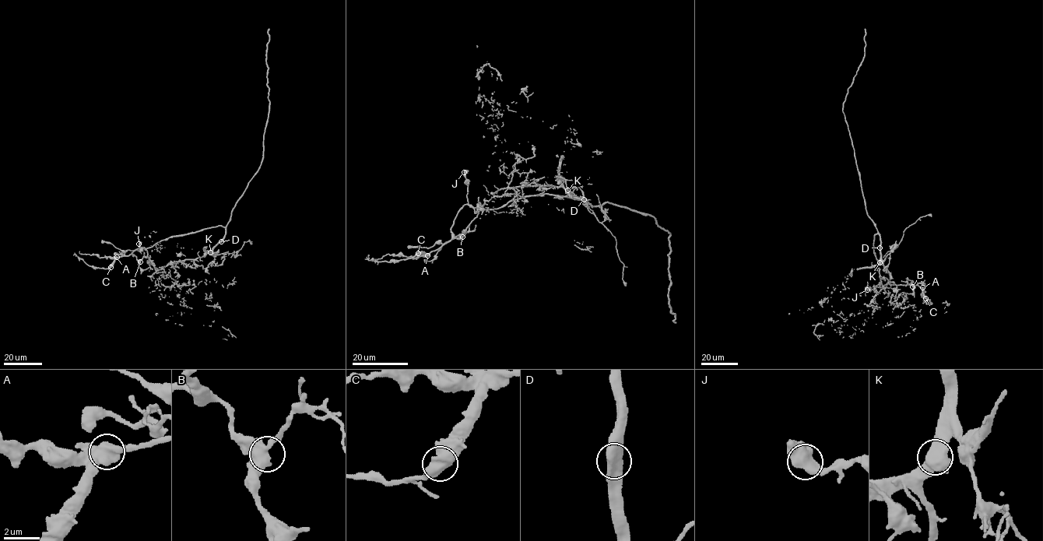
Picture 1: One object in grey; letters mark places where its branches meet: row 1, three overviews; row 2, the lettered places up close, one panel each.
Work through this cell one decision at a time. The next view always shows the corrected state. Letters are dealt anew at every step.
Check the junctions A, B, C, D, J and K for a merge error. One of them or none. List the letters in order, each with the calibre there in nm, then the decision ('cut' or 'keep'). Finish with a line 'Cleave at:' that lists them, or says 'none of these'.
A: 650 nm | keep
B: 600 nm | keep
C: 700 nm | keep
D: 650 nm | keep
J: 600 nm | keep
K: 600 nm | keep
Cleave at: none of these

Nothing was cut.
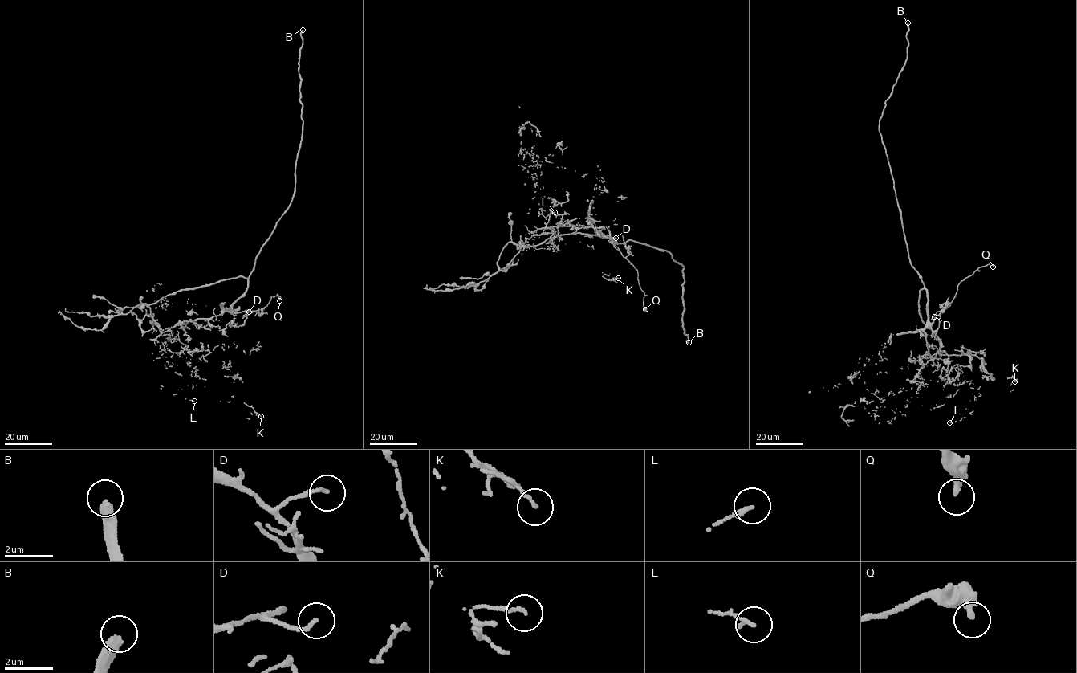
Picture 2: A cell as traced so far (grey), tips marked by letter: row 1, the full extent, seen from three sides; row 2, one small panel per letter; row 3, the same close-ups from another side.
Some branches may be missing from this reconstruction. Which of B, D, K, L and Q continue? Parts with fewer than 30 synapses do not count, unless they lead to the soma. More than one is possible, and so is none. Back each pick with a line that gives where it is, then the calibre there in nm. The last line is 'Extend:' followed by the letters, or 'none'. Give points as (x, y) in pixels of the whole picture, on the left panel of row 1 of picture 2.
B: (302, 30) | 400 nm
Extend: B

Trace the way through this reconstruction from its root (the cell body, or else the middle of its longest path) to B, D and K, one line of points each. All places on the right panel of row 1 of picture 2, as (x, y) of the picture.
B: (918, 307), (919, 292), (924, 284), (910, 261), (892, 171), (879, 129), (885, 100), (906, 59), (908, 22)
D: (918, 307), (919, 292), (923, 288), (927, 294), (929, 323), (933, 321), (934, 316)
K: (918, 307), (948, 356), (950, 382), (931, 365), (941, 370), (943, 385), (957, 376), (977, 389), (1014, 381)

